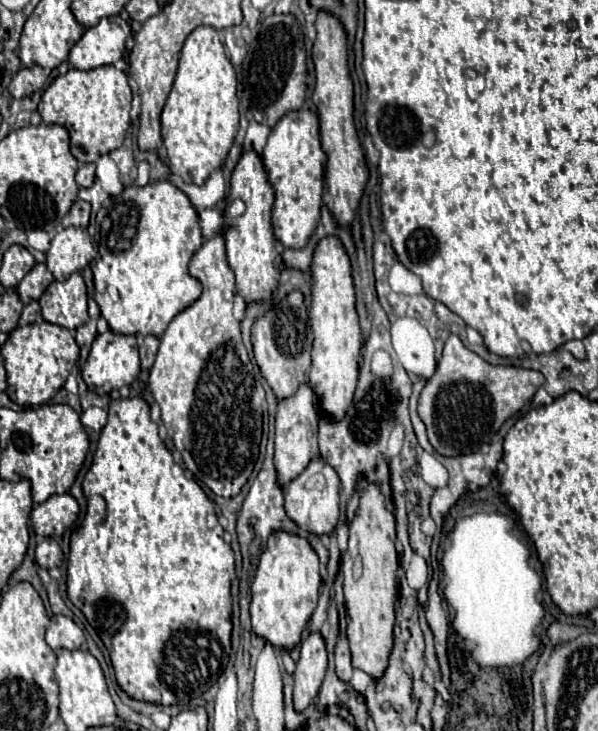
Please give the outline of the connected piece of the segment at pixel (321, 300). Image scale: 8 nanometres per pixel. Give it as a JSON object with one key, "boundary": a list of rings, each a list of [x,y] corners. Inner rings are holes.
{"boundary":[[[329,235],[323,237],[313,253],[311,261],[311,279],[313,279],[313,295],[311,295],[311,329],[313,329],[313,369],[309,373],[309,383],[313,385],[317,397],[321,399],[321,409],[333,417],[341,419],[347,407],[353,401],[355,385],[357,385],[357,359],[363,343],[363,333],[359,325],[359,315],[355,309],[355,283],[353,283],[353,267],[351,259],[343,247],[343,243]]]}

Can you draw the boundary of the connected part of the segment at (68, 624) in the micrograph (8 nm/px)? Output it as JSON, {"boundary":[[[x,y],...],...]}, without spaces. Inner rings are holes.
{"boundary":[[[55,615],[51,619],[51,625],[47,629],[47,645],[53,649],[53,651],[59,651],[59,649],[69,649],[69,651],[75,651],[83,645],[85,641],[85,635],[83,631],[75,625],[73,619],[65,617],[65,615]]]}

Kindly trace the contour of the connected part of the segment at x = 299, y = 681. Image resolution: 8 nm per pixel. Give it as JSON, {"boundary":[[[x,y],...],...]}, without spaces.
{"boundary":[[[311,631],[309,637],[301,643],[301,657],[293,673],[295,679],[293,705],[297,711],[309,707],[309,703],[317,697],[321,681],[325,677],[325,669],[327,669],[327,649],[323,635],[319,631]]]}

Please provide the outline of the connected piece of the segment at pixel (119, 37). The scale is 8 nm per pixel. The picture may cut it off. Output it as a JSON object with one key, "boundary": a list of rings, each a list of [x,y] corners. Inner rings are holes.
{"boundary":[[[119,15],[101,19],[95,27],[89,27],[69,53],[69,63],[75,69],[95,69],[101,65],[117,63],[123,57],[125,43],[131,35],[131,27]]]}

